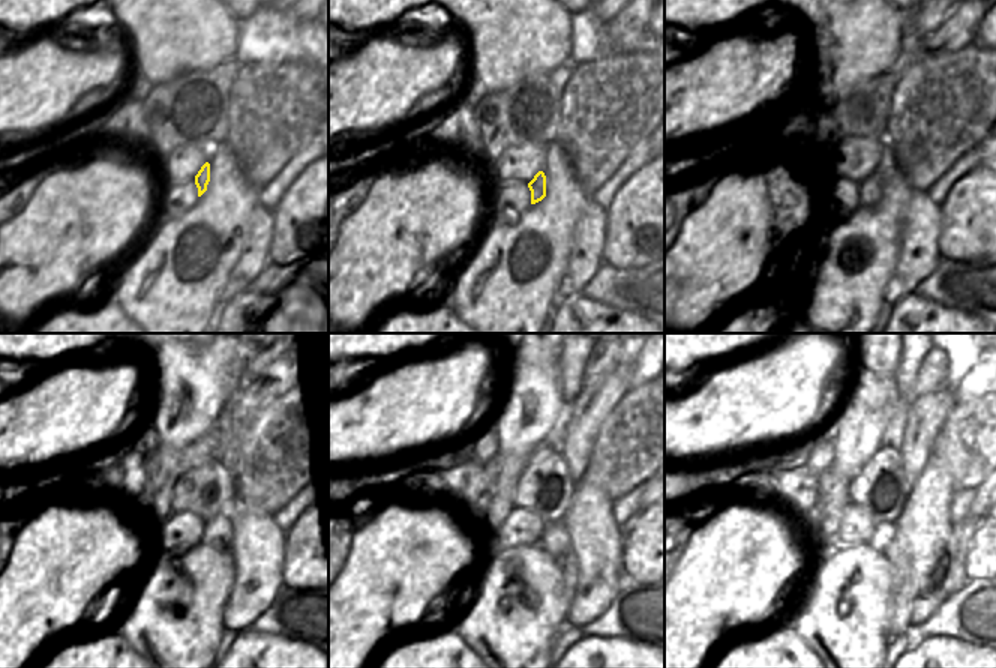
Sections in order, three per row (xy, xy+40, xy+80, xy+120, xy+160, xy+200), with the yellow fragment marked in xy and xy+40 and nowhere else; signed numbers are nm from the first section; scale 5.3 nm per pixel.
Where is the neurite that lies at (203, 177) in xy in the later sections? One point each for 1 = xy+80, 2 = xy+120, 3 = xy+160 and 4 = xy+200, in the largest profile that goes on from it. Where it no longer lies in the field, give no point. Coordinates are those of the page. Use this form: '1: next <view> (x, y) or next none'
1: next xy+80 (870, 188)
2: next xy+120 (218, 535)
3: next xy+160 (554, 539)
4: next xy+200 (894, 554)

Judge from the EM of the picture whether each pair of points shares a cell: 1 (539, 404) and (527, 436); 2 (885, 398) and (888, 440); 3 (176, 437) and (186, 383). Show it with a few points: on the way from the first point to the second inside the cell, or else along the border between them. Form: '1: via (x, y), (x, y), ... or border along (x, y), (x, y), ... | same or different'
1: via (531, 412), (531, 421), (527, 428) | same
2: border along (903, 404), (897, 404), (891, 410), (879, 446) | different
3: via (177, 424), (186, 406), (186, 397) | same

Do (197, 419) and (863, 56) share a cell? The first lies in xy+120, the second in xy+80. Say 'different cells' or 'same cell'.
same cell

